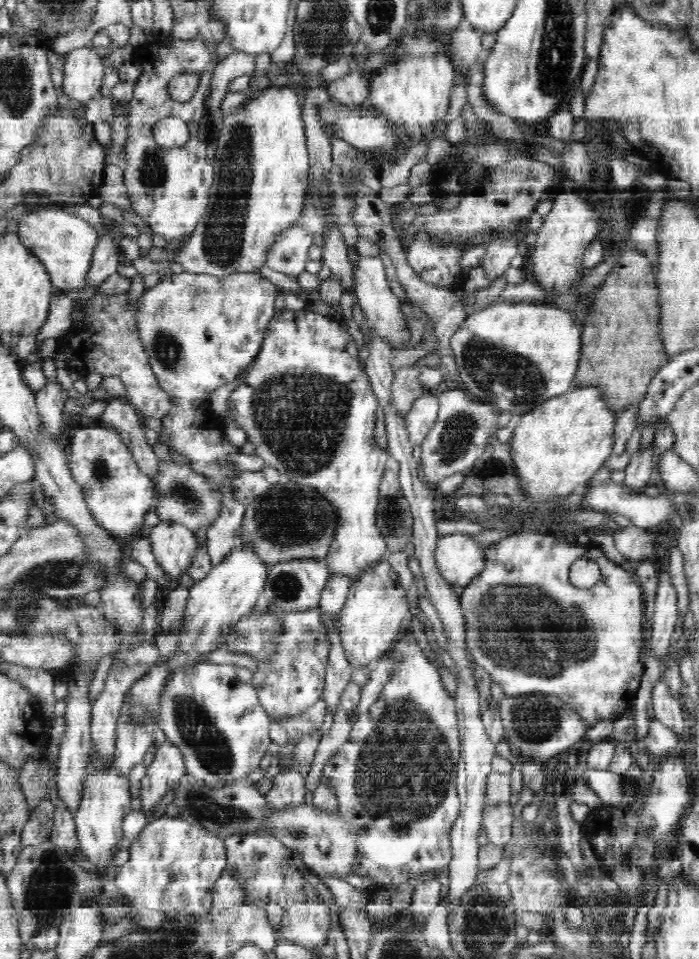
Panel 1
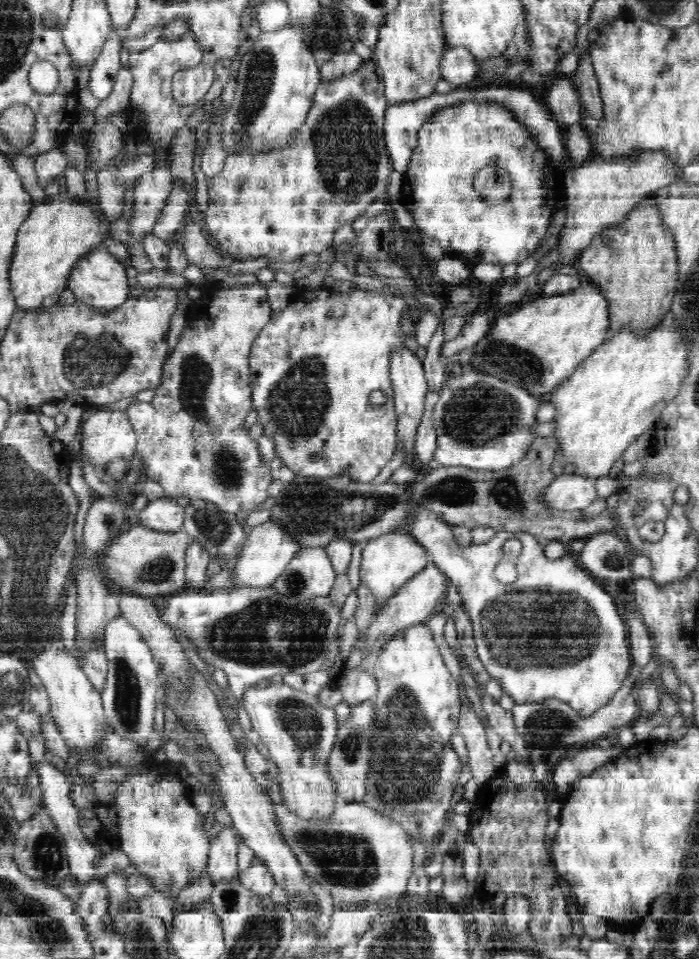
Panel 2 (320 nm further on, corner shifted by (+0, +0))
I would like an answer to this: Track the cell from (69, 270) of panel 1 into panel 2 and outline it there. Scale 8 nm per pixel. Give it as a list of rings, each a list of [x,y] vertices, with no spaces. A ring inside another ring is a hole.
[[[104,244],[97,245],[92,252],[80,256],[72,266],[66,288],[76,295],[77,301],[98,310],[116,309],[127,302],[131,280],[126,277],[126,266],[106,250]]]

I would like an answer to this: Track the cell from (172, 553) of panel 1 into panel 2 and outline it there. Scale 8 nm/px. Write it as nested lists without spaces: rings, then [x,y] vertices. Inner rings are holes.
[[[169,496],[148,501],[145,508],[138,513],[137,524],[153,531],[175,534],[175,532],[183,530],[184,507]]]

